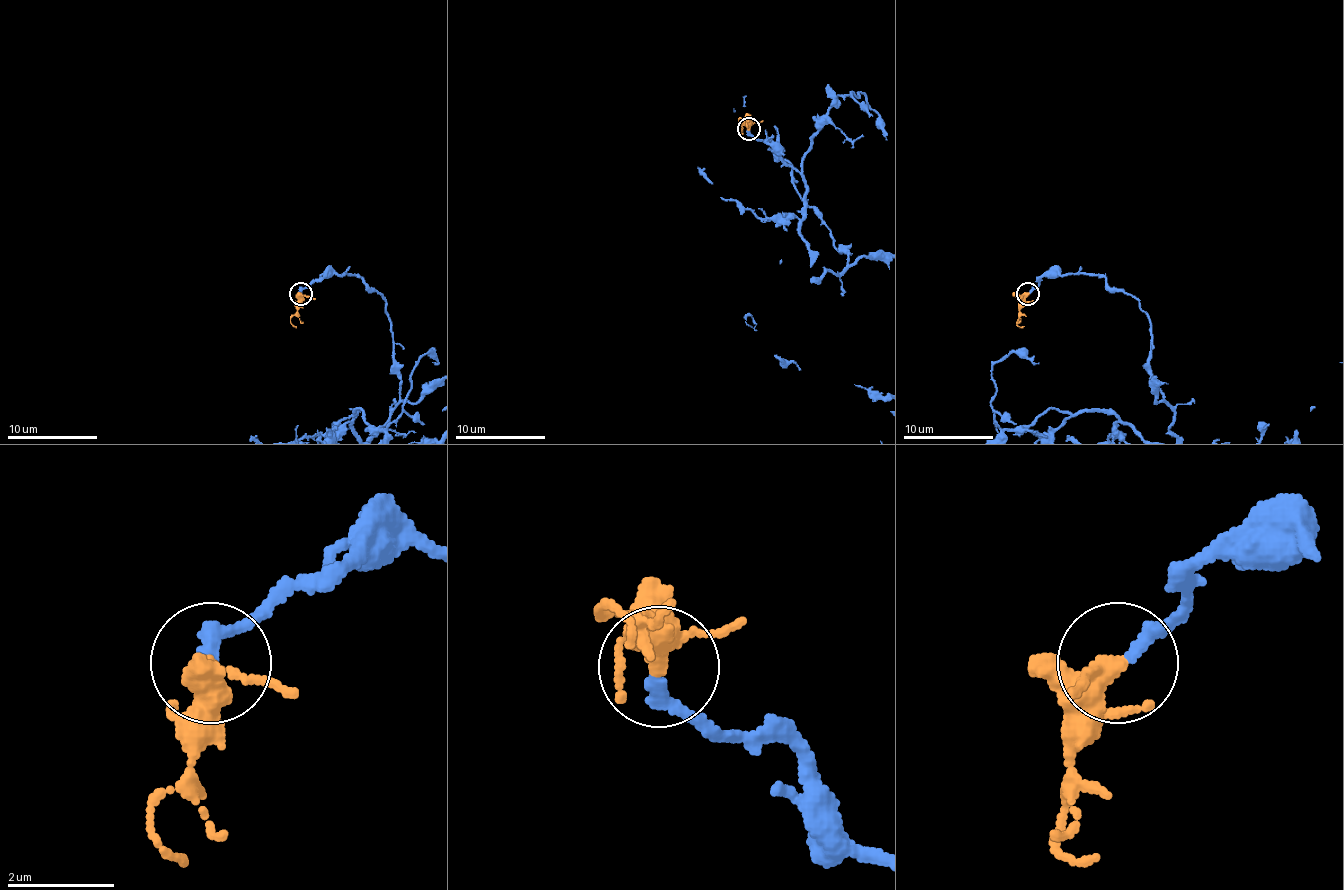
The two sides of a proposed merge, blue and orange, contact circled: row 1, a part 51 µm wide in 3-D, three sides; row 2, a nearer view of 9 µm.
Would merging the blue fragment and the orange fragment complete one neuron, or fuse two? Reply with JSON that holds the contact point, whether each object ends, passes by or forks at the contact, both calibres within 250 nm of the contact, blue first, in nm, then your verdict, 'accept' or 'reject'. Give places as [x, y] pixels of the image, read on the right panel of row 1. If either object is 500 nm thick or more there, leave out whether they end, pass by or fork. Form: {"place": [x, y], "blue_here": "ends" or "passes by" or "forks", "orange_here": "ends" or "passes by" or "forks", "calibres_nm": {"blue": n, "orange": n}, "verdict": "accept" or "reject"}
{"place": [1027, 293], "blue_here": "ends", "orange_here": "passes by", "calibres_nm": {"blue": 280, "orange": 340}, "verdict": "accept"}

